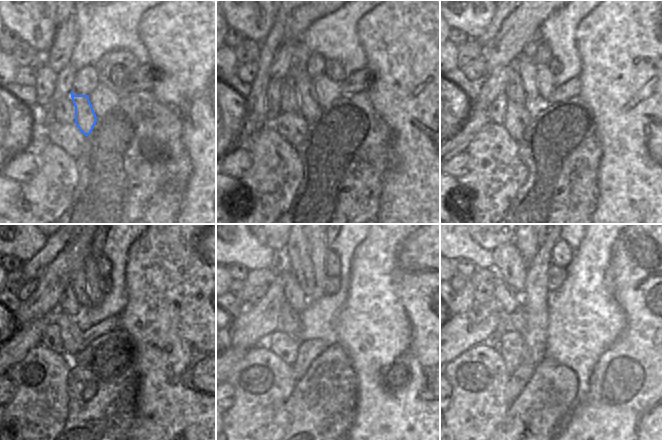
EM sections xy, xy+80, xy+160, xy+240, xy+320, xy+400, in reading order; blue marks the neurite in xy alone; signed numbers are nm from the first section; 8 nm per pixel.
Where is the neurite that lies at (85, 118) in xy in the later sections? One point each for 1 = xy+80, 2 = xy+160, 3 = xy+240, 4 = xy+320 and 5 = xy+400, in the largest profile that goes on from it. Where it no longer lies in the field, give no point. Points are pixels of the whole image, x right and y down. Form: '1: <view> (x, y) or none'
1: xy+80 (309, 107)
2: xy+160 (527, 69)
3: xy+240 (78, 281)
4: xy+320 (296, 252)
5: xy+400 (526, 244)

